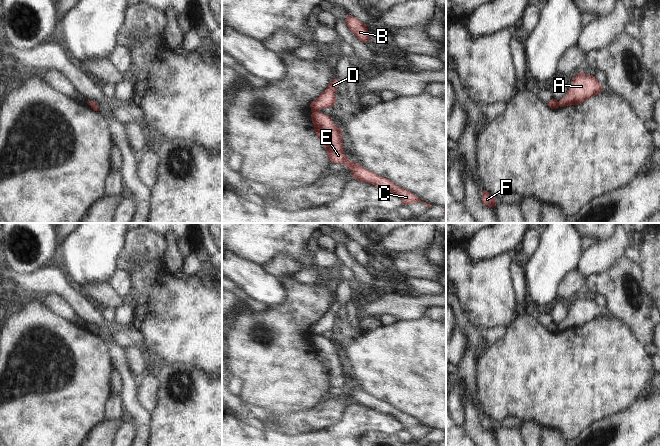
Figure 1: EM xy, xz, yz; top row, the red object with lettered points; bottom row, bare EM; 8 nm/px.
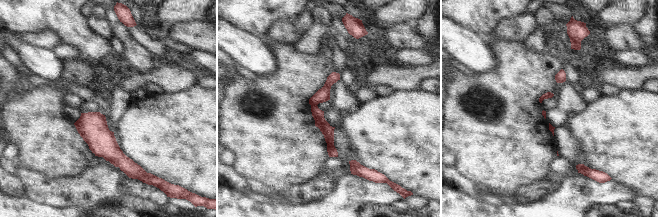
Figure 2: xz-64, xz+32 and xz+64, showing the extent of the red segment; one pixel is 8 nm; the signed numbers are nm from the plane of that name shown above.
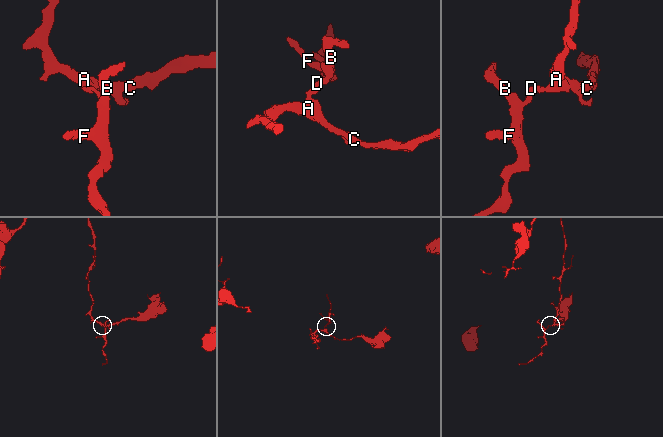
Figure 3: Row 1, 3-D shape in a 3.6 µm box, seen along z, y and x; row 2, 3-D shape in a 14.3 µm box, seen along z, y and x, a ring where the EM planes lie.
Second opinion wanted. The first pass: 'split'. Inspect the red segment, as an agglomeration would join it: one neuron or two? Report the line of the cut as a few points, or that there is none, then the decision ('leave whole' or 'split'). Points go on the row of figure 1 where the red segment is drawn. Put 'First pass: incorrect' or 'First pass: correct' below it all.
xz (319, 110), (312, 112) | split
First pass: correct

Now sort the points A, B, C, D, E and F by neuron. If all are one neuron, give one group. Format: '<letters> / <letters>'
A C E / B D F

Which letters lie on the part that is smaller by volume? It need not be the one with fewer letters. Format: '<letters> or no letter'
B, D, F

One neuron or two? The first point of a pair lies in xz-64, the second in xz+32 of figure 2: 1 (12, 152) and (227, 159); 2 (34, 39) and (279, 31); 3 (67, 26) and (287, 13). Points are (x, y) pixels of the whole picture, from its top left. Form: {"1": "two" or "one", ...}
{"1": "one", "2": "one", "3": "one"}

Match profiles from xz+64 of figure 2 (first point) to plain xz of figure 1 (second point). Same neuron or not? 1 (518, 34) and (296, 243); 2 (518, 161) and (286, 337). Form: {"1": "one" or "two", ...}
{"1": "two", "2": "one"}

